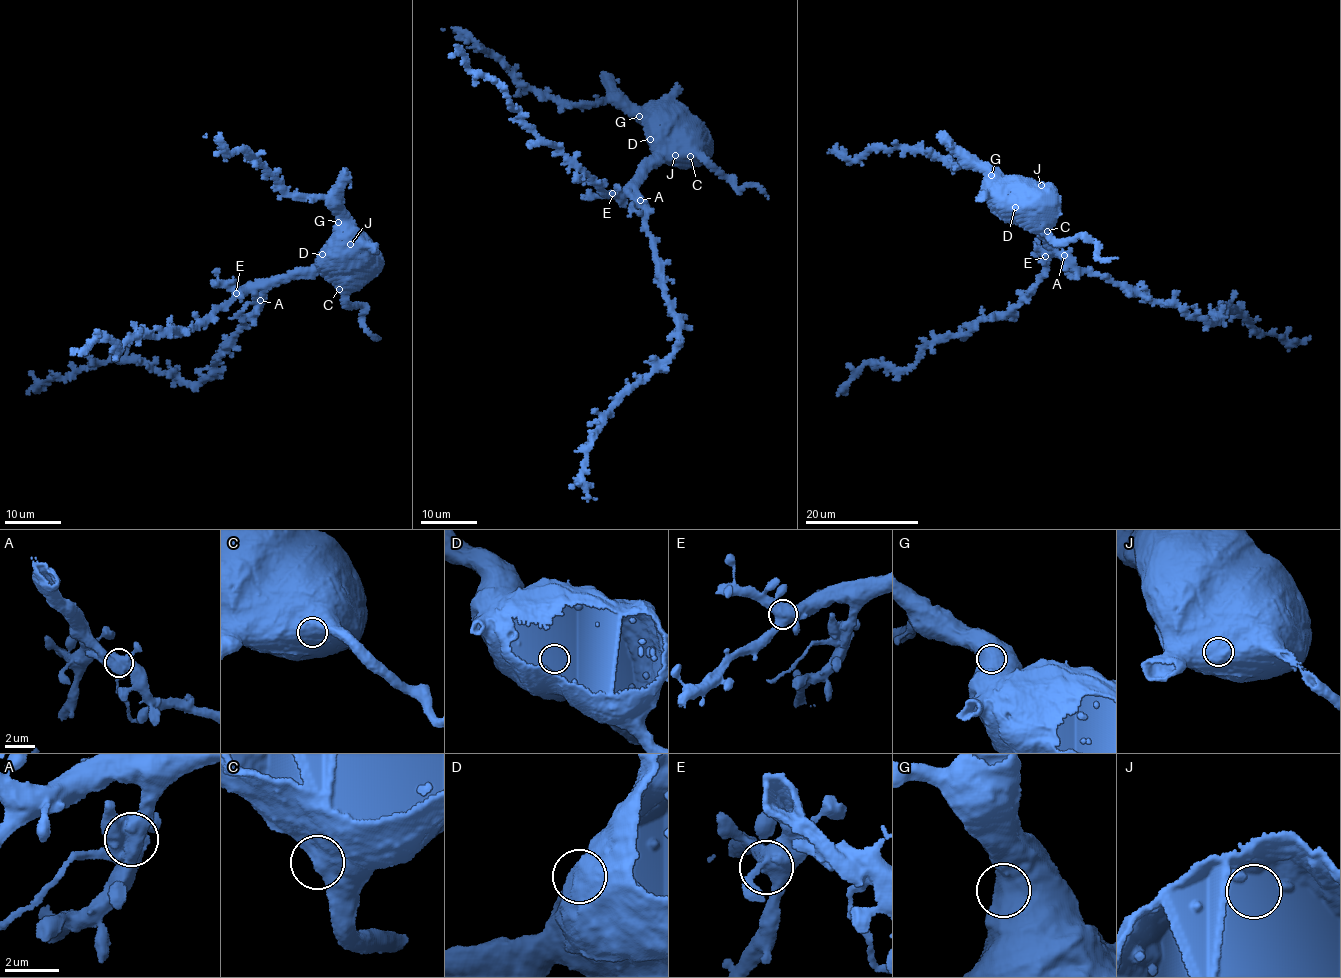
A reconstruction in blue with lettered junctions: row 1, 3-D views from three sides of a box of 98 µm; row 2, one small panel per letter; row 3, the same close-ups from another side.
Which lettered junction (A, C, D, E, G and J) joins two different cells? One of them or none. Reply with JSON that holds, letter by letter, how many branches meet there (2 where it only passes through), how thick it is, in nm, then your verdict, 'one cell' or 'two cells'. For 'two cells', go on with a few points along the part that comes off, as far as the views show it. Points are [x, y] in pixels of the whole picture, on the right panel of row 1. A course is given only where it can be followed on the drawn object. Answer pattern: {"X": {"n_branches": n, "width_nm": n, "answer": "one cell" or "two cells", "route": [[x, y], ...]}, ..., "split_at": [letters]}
{"A": {"n_branches": 5, "width_nm": 700, "answer": "two cells", "route": [[1063, 256], [1063, 262], [1071, 279]]}, "C": {"n_branches": 1, "width_nm": 900, "answer": "one cell"}, "D": {"n_branches": 1, "width_nm": 1000, "answer": "one cell"}, "E": {"n_branches": 5, "width_nm": 500, "answer": "one cell"}, "G": {"n_branches": 1, "width_nm": 750, "answer": "one cell"}, "J": {"n_branches": 1, "width_nm": 1050, "answer": "one cell"}, "split_at": ["A"]}

